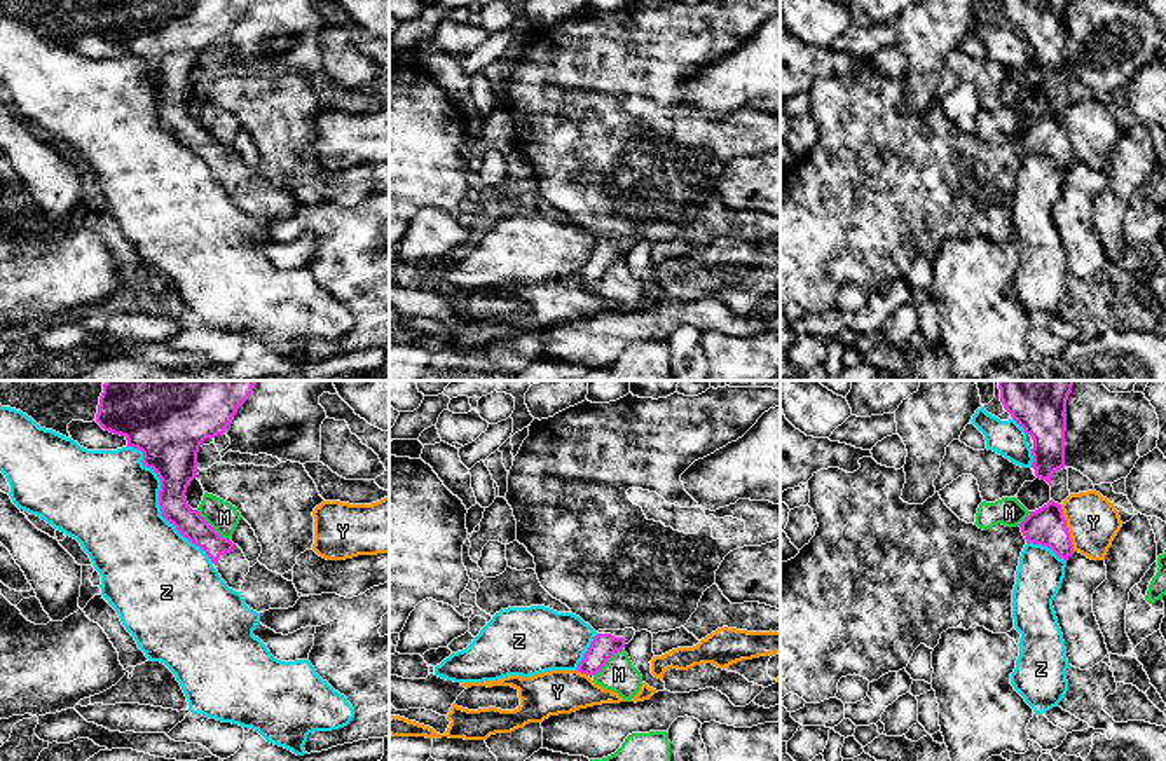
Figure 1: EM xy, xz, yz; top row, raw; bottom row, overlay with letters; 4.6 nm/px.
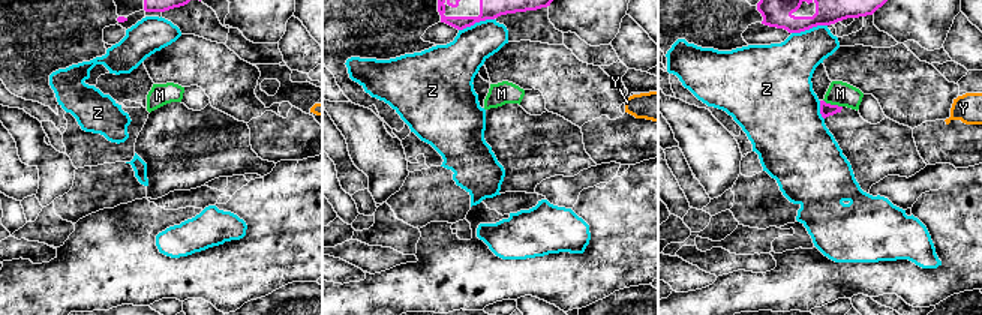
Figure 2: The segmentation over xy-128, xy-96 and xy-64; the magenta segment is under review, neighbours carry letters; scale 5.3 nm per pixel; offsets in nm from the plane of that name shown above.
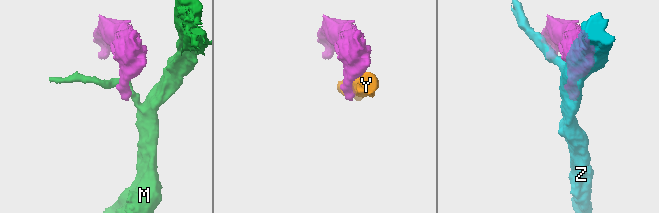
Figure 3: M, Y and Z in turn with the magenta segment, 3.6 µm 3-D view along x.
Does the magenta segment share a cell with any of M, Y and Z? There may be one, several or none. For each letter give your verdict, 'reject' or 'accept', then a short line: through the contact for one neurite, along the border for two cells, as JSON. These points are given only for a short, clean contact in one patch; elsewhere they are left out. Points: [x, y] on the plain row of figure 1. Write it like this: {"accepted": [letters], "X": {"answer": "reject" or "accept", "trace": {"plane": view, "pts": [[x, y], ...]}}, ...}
{"accepted": [], "M": {"answer": "reject", "trace": {"plane": "xy", "pts": [[196, 119], [229, 149]]}}, "Y": {"answer": "reject"}, "Z": {"answer": "reject"}}

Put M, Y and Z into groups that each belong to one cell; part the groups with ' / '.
M / Y / Z

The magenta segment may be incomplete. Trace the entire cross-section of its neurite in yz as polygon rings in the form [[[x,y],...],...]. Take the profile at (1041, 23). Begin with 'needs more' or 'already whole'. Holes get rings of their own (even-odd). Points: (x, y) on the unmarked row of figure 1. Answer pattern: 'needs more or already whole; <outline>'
already whole; [[[1000,0],[1011,26],[1033,49],[1035,86],[1051,94],[1053,82],[1065,77],[1067,9],[1072,0]]]

